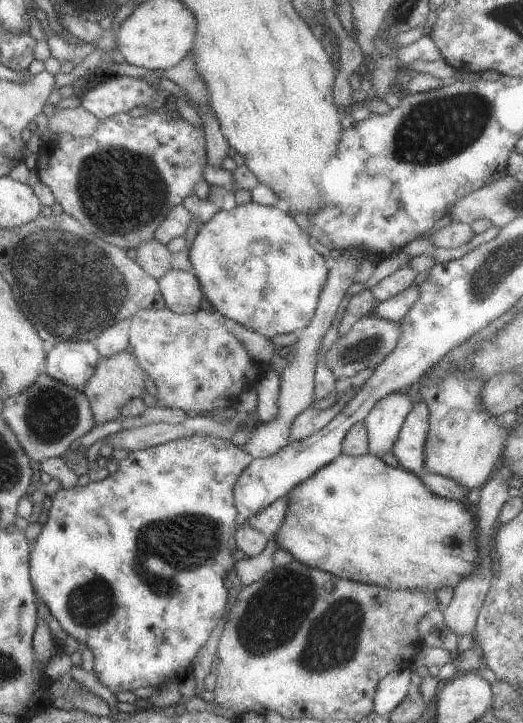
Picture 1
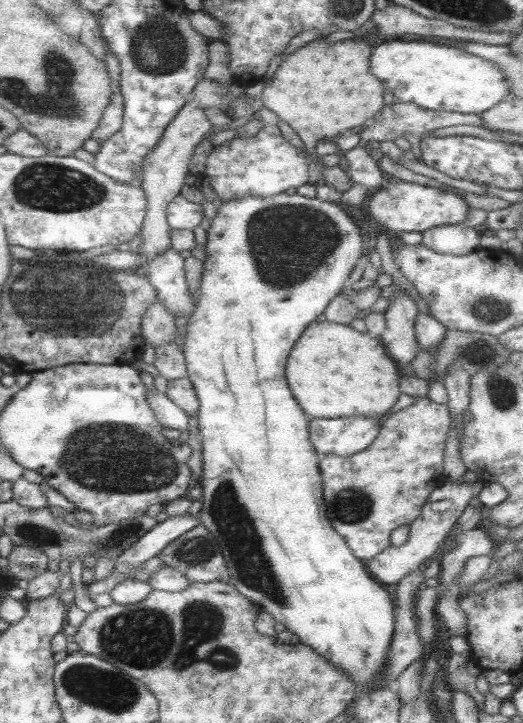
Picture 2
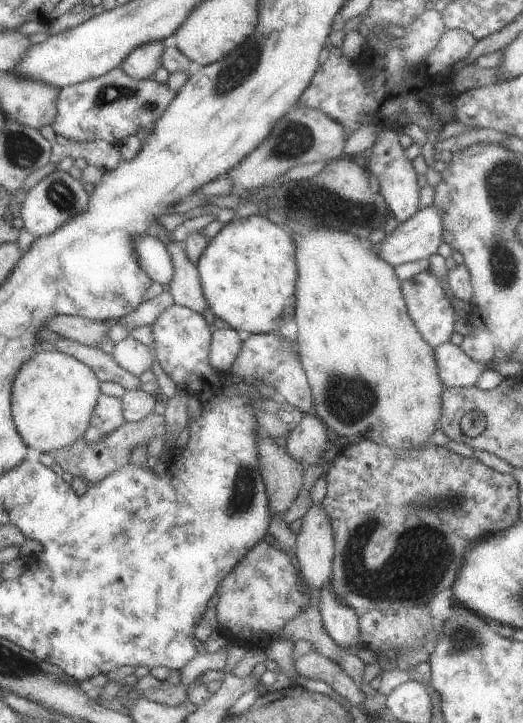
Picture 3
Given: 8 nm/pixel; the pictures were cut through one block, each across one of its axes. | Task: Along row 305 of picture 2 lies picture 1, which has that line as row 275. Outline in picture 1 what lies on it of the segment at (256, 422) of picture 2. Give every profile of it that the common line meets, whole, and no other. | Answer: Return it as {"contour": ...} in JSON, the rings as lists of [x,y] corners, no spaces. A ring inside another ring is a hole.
{"contour":[[[251,201],[230,210],[219,209],[207,222],[200,224],[188,248],[187,260],[205,300],[215,311],[267,339],[275,334],[297,332],[309,322],[329,268],[309,246],[309,236],[294,218],[278,206],[263,206]]]}

